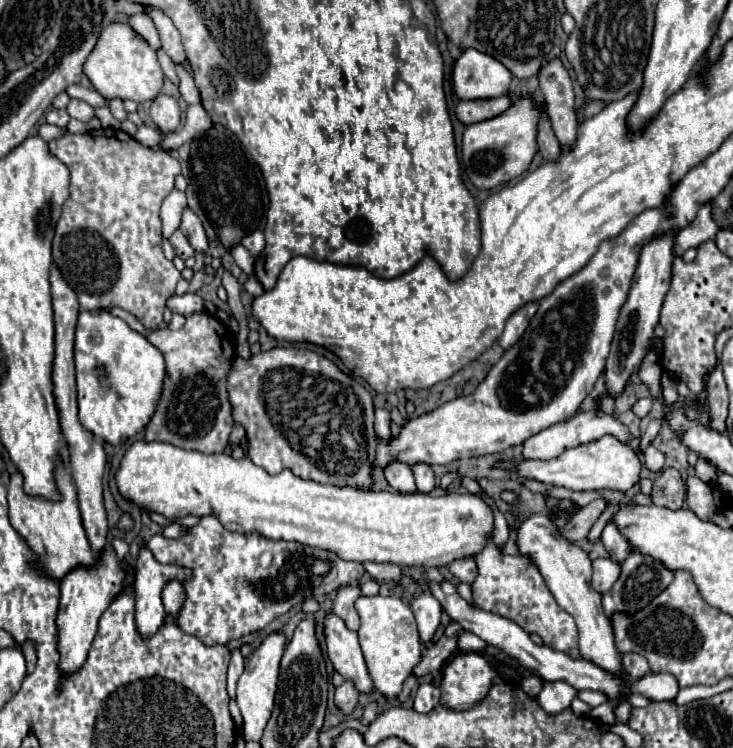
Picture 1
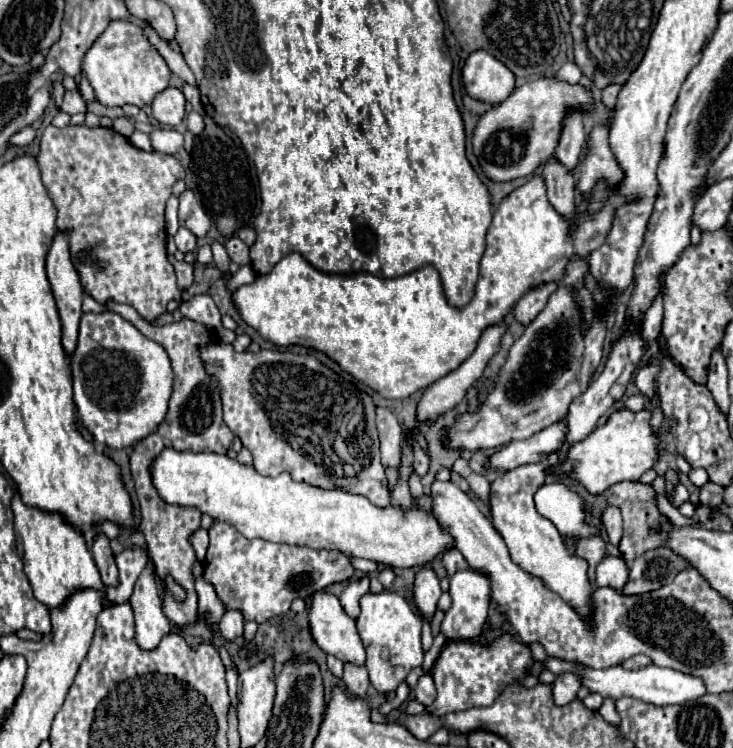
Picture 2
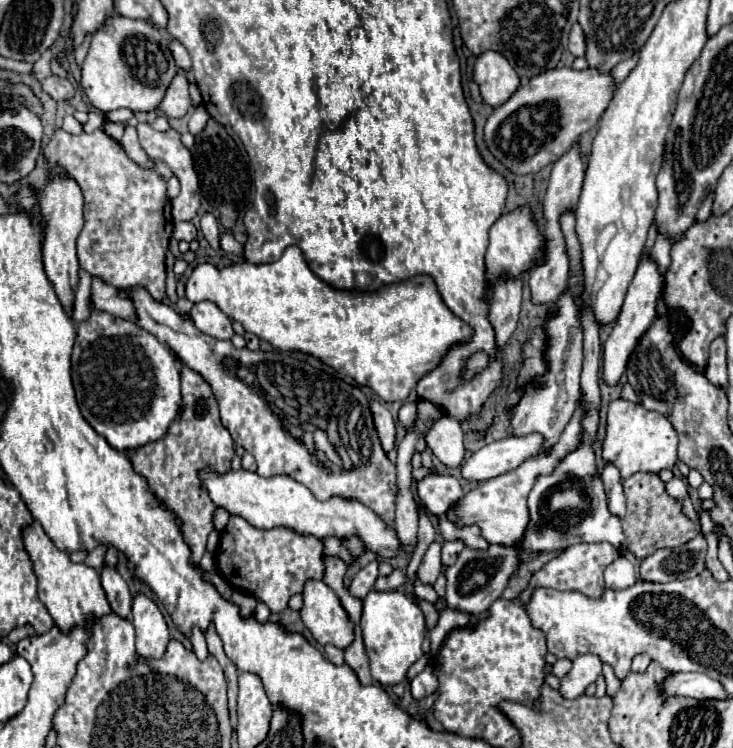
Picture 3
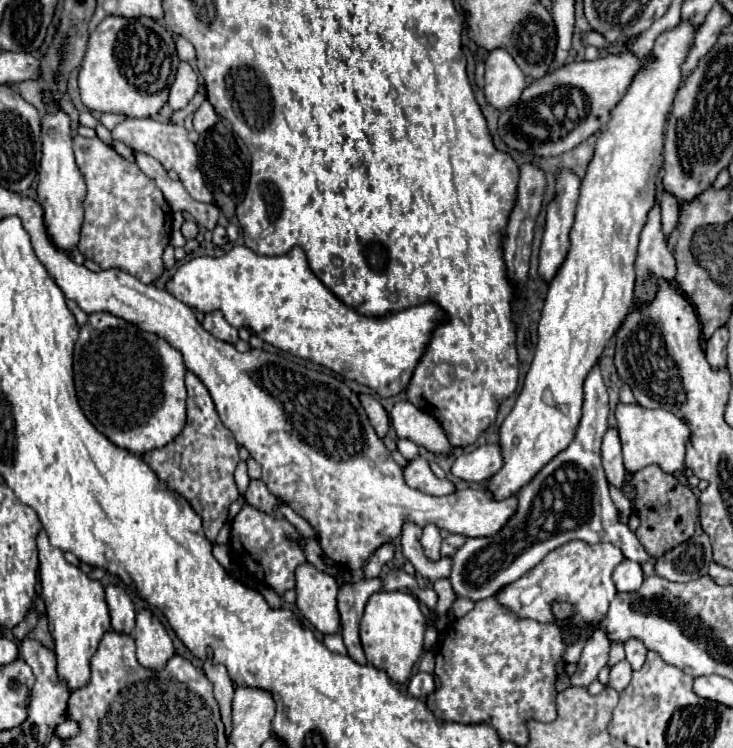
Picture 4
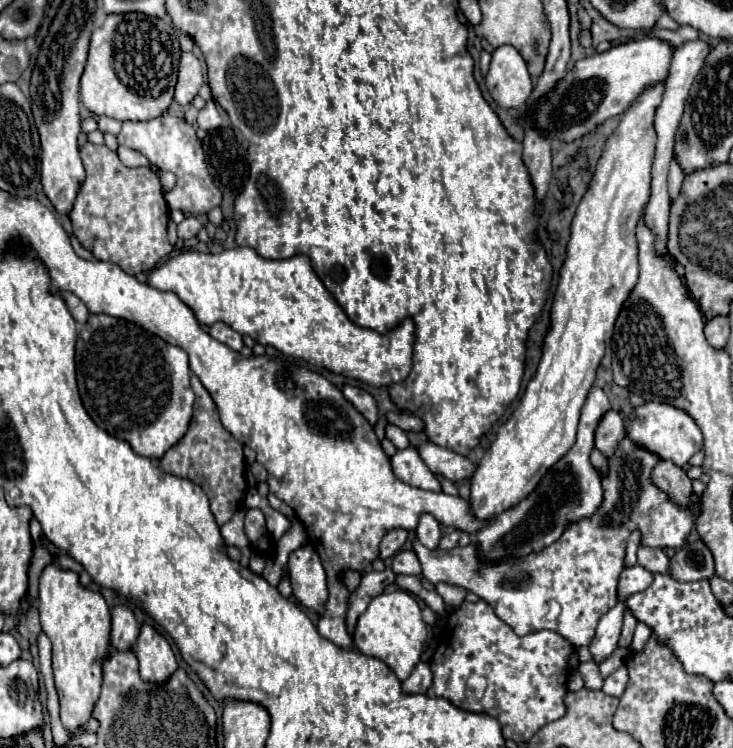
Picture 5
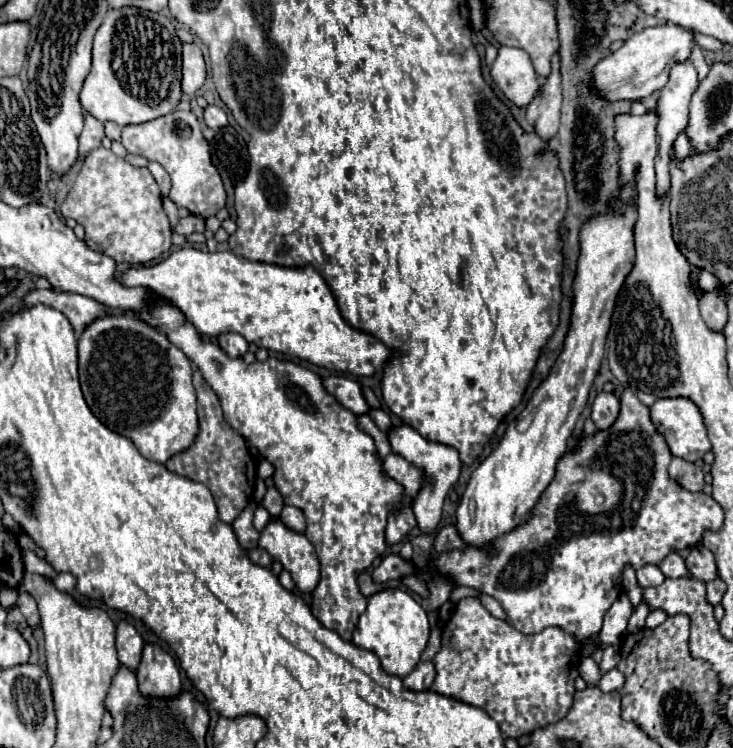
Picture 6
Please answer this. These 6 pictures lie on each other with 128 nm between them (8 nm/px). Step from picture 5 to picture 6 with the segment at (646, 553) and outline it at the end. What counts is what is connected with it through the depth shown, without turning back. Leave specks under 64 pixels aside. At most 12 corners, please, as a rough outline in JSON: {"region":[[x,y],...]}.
{"region":[[670,552],[658,568],[666,578],[690,578],[684,558]]}

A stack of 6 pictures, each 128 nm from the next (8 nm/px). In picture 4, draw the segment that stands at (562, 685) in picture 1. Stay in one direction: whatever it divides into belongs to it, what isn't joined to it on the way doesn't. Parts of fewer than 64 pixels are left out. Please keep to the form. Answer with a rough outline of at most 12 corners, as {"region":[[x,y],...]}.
{"region":[[604,630],[582,648],[570,684],[586,688],[608,662]]}

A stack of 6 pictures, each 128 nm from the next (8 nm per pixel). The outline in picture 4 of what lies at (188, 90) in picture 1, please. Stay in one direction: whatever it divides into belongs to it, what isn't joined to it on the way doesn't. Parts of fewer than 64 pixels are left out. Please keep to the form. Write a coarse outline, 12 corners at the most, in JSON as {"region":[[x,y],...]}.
{"region":[[176,38],[178,58],[194,62],[194,46],[186,38]]}

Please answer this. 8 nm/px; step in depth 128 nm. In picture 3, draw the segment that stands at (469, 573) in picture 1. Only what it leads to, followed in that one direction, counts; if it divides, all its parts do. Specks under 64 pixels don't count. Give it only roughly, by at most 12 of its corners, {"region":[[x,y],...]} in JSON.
{"region":[[462,542],[442,544],[442,564],[452,566],[464,550]]}

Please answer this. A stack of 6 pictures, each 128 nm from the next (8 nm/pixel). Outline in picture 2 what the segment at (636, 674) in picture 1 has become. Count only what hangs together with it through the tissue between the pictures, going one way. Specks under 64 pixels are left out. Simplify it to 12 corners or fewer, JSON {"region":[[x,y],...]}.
{"region":[[642,654],[632,656],[622,662],[626,670],[652,664],[648,656]]}

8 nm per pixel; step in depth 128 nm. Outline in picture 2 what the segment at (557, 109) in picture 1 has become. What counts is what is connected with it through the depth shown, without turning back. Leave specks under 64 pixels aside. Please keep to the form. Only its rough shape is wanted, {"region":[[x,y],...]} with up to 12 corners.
{"region":[[580,110],[564,116],[556,158],[574,170],[582,156],[586,132]]}

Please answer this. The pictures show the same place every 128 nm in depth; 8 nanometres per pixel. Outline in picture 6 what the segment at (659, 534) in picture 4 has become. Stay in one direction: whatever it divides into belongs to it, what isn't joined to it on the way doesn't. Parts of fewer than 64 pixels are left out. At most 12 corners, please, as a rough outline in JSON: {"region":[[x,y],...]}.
{"region":[[672,458],[668,474],[690,492],[700,492],[704,474],[692,462]]}

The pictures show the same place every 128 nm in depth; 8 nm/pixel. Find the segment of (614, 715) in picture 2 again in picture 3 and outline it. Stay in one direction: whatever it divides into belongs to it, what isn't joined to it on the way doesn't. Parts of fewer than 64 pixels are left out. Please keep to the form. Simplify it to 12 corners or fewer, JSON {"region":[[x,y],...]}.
{"region":[[604,666],[608,696],[614,696],[620,688],[620,680],[610,666]]}

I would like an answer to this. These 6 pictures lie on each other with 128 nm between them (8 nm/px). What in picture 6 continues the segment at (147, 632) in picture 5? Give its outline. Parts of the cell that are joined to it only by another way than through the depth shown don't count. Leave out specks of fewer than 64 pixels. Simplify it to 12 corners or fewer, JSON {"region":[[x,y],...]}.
{"region":[[146,644],[138,666],[144,696],[180,694],[174,658]]}

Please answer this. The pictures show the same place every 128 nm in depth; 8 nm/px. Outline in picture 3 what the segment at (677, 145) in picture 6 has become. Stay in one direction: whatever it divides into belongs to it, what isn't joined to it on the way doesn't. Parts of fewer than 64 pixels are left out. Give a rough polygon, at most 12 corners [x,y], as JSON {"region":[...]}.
{"region":[[660,234],[652,248],[652,260],[664,274],[670,264],[670,240]]}

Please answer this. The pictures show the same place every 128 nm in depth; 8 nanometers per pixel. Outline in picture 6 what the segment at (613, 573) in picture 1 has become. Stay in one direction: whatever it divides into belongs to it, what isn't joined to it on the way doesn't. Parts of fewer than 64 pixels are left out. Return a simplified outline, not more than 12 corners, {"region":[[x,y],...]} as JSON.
{"region":[[654,564],[636,570],[640,588],[660,586],[664,574]]}

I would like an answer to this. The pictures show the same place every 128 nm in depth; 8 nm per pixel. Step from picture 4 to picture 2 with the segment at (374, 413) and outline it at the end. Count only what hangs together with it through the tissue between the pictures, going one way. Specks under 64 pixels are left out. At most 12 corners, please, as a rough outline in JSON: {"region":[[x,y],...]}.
{"region":[[376,408],[382,464],[400,468],[400,424]]}

